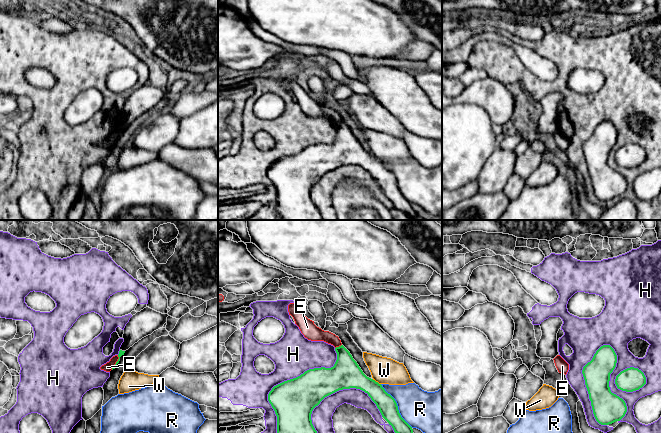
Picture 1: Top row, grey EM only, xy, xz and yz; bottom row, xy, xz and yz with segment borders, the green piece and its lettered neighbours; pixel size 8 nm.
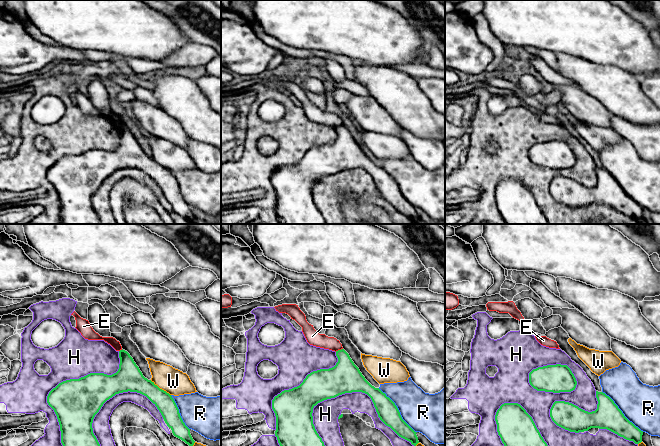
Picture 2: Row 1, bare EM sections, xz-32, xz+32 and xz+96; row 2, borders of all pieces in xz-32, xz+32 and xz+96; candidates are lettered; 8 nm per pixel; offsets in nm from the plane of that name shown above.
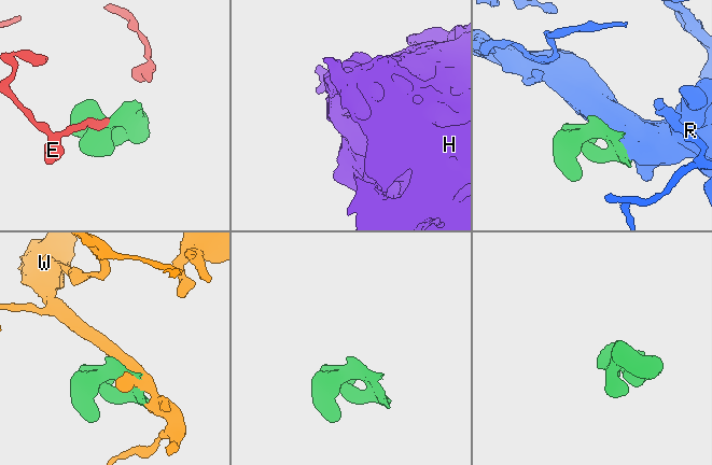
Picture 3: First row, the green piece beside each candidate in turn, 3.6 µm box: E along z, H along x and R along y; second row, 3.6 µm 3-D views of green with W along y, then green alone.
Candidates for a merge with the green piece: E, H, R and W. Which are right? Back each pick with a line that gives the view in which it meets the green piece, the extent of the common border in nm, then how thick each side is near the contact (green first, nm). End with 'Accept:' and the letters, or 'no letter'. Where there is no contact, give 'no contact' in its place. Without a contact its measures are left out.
Accept: no letter

